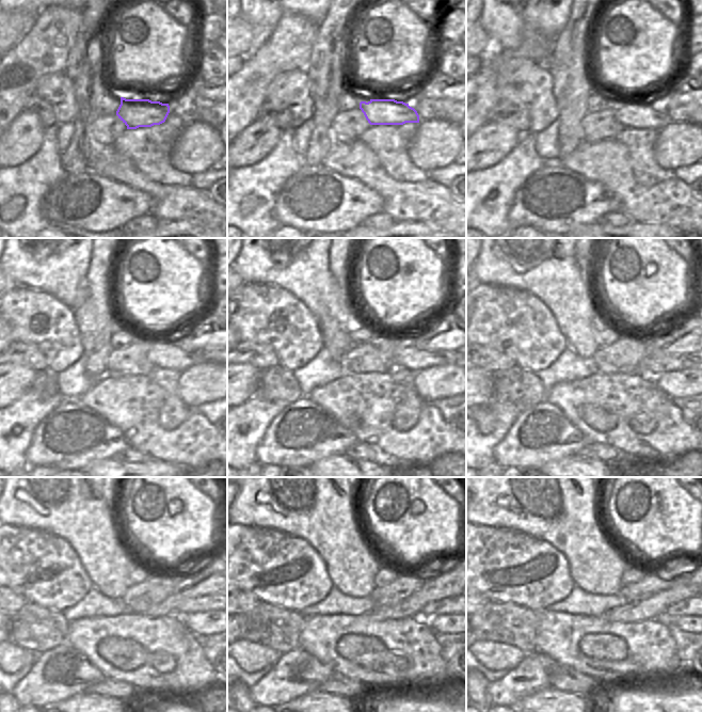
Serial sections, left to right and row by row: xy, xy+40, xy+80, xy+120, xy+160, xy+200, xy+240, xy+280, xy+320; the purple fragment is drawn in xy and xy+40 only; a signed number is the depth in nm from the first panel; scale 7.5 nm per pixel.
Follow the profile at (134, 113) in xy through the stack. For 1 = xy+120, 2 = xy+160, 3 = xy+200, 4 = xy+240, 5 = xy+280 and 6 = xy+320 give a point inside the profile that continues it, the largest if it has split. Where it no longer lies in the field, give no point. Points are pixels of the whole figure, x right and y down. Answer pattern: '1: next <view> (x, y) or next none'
1: next xy+120 (161, 354)
2: next xy+160 (407, 357)
3: next xy+200 (654, 366)
4: next xy+240 (205, 603)
5: next xy+280 (443, 606)
6: next xy+320 (683, 607)

